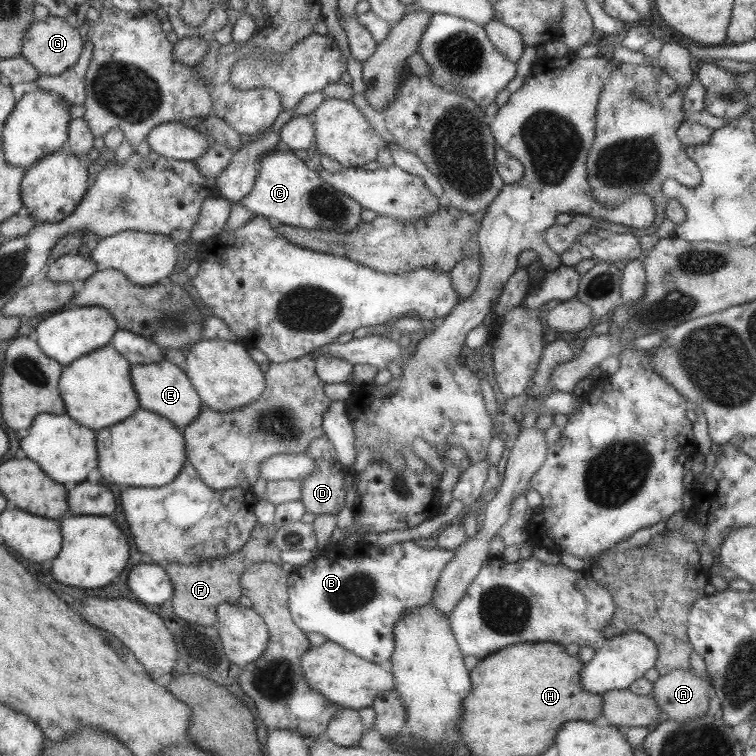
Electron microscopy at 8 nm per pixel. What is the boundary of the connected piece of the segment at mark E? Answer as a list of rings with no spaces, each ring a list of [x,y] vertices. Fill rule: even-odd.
[[[165,359],[151,364],[130,364],[129,377],[133,391],[137,395],[139,408],[166,418],[180,429],[187,426],[199,414],[201,399],[191,386],[182,366]]]

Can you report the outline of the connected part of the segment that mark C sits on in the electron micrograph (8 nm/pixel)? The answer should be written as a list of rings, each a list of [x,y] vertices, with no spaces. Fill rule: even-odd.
[[[272,151],[259,161],[259,170],[251,192],[240,198],[241,204],[255,215],[277,218],[281,224],[321,230],[349,232],[362,222],[362,206],[355,200],[325,184],[319,172],[309,170],[305,160],[299,160],[293,152]]]

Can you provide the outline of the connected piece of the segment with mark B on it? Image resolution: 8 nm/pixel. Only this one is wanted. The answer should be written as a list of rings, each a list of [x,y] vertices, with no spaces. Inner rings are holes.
[[[400,541],[390,546],[375,548],[369,546],[369,556],[345,556],[337,554],[333,558],[331,550],[319,552],[313,563],[297,567],[296,576],[288,584],[288,609],[293,623],[303,633],[317,633],[363,660],[387,665],[393,652],[392,629],[395,620],[403,612],[411,612],[430,602],[435,583],[445,564],[453,558],[455,551],[444,551],[433,547],[425,549],[412,541]]]

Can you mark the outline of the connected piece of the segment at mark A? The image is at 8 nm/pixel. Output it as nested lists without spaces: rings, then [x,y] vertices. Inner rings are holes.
[[[671,670],[652,682],[656,705],[669,720],[683,722],[707,713],[712,684],[709,674],[697,676],[693,670]]]

